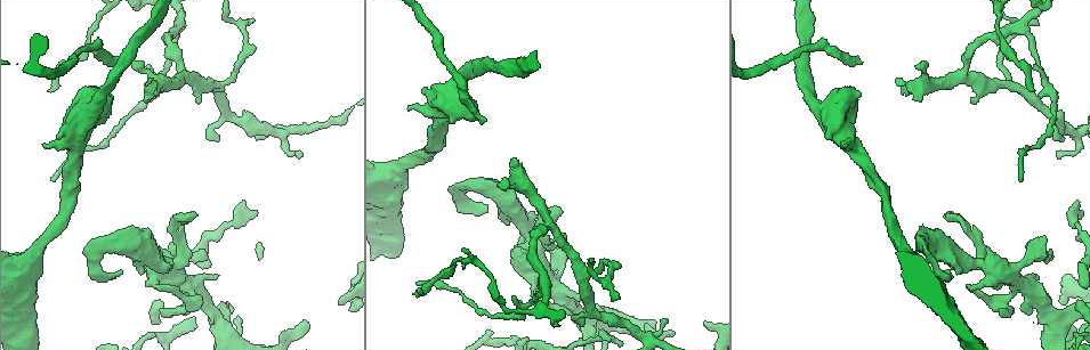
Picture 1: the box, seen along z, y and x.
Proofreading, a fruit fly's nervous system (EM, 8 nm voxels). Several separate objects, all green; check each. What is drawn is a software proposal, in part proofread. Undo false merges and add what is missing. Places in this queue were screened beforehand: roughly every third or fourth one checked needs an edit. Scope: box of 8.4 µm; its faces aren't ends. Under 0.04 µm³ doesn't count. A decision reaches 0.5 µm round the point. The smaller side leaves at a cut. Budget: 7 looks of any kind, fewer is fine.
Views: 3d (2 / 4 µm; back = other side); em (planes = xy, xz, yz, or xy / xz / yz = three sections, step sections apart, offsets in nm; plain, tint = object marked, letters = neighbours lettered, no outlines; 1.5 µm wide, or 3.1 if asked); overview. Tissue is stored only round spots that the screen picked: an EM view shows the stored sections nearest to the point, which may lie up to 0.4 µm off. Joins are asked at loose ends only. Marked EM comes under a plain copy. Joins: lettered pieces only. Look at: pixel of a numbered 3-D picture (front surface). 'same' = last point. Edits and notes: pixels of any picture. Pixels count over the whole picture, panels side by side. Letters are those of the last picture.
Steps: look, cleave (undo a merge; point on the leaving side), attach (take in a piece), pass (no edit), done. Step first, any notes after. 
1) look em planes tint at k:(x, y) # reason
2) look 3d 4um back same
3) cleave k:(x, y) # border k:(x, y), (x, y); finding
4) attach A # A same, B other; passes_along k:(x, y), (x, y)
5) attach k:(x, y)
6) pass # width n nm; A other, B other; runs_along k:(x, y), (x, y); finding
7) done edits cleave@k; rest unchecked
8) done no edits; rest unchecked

look 3d 2um at 1:(473, 188) # calibre changes

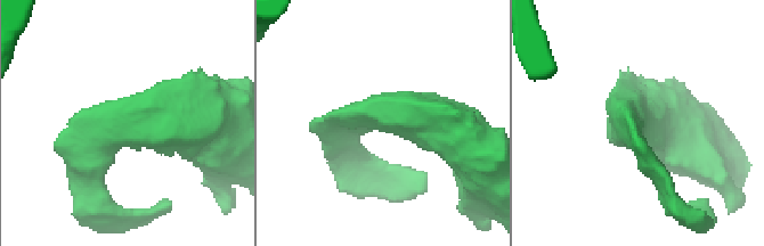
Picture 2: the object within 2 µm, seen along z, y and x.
look em planes letters at 2:(386, 115) # shape alone is not enough

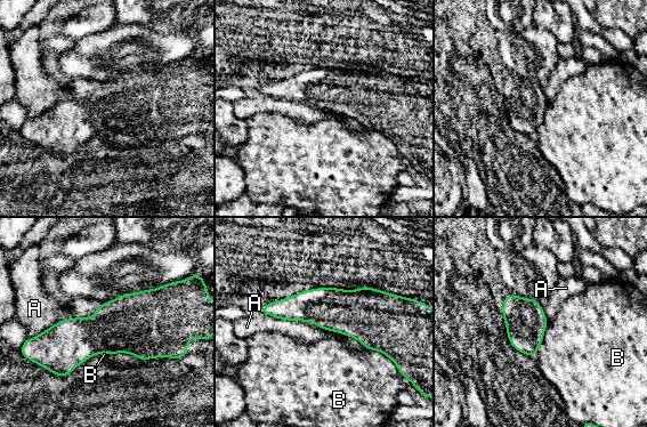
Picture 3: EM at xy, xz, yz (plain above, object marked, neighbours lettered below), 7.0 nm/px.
pass # A other, B other; one cell here

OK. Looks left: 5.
look em xy step 8 tint at 1:(1036, 24) # branch stops here

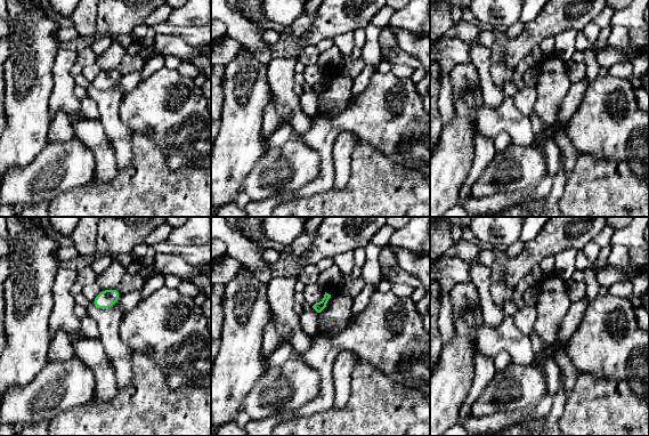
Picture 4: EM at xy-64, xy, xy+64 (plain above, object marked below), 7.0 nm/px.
look em planes letters same

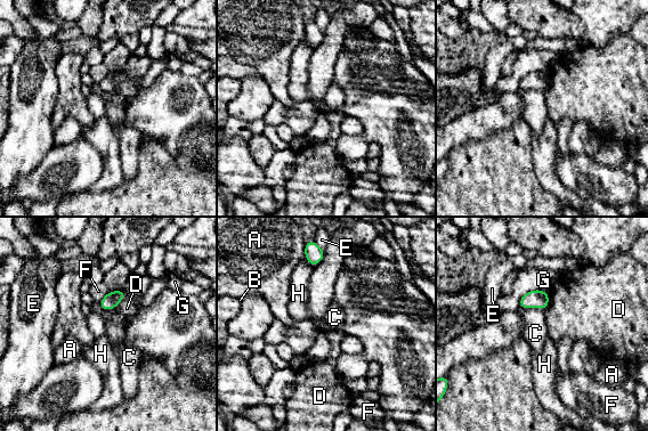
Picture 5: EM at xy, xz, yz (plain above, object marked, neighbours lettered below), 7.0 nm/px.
pass # longest_contact C 140 nm; A other, B other, C other, D other, E other, F other, G other, H other; no lettered piece goes on from it

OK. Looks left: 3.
look em planes letters at 1:(898, 81) # an open end

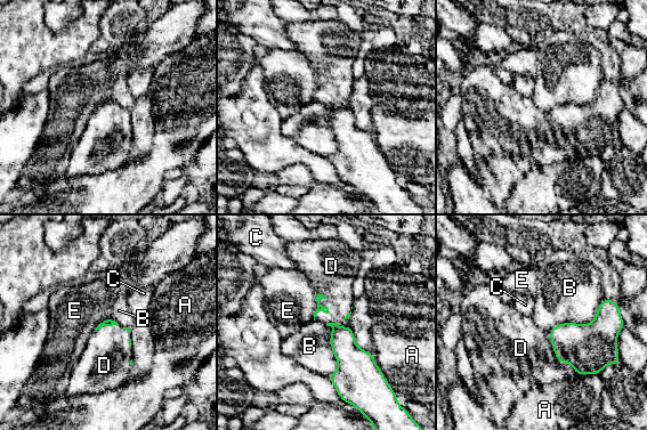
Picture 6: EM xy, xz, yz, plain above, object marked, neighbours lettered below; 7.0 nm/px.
attach D # longest_contact B 380 nm; A other, B other, C other, D same, E other; passes_along 6:(589, 348), (556, 356), (522, 349); it goes on there

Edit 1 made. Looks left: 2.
done edits attach@6; rest unchecked

